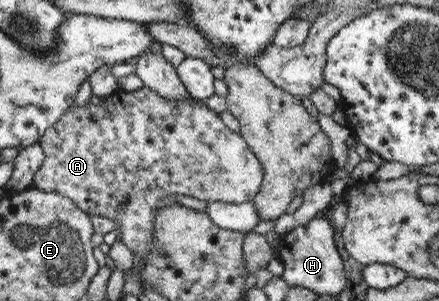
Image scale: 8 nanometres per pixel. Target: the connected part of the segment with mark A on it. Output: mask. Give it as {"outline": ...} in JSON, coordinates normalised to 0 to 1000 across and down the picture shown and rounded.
{"outline":[[[323,289],[317,299],[287,306],[267,292],[255,312],[232,322],[223,346],[200,339],[191,352],[164,352],[144,382],[132,405],[125,405],[114,425],[100,435],[89,458],[89,475],[98,492],[103,528],[93,555],[80,578],[73,621],[105,638],[132,638],[159,658],[173,674],[173,684],[198,704],[200,711],[223,711],[223,718],[241,718],[264,741],[278,804],[298,831],[314,837],[319,864],[303,870],[296,900],[310,900],[314,910],[301,930],[317,930],[319,904],[335,874],[339,844],[349,837],[353,817],[353,784],[344,774],[351,757],[358,698],[367,691],[364,671],[380,671],[380,658],[415,645],[415,651],[437,651],[465,671],[517,671],[519,678],[551,678],[579,664],[583,641],[592,631],[599,601],[599,551],[583,525],[583,515],[569,498],[558,458],[535,435],[528,435],[506,409],[501,379],[483,369],[465,339],[446,329],[376,329],[371,319],[355,312],[344,292]]]}

